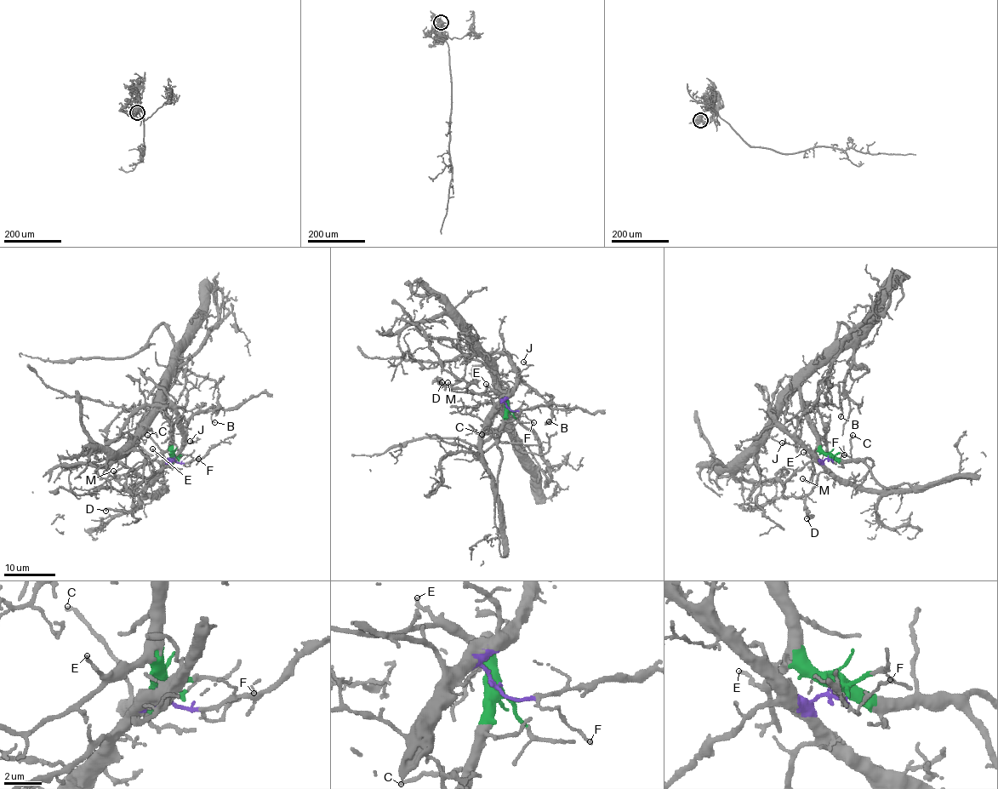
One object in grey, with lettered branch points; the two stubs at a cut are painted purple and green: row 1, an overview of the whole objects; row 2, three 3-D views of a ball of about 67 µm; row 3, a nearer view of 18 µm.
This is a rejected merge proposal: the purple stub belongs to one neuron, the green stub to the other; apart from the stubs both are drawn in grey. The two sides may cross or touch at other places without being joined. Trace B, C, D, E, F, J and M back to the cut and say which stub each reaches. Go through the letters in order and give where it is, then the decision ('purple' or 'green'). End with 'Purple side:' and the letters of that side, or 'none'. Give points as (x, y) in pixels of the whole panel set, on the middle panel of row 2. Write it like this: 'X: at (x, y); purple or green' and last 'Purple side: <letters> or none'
B: at (549, 421); purple
C: at (481, 434); green
D: at (441, 382); purple
E: at (486, 384); green
F: at (533, 422); purple
J: at (523, 362); purple
M: at (447, 382); green
Purple side: B, D, F, J

